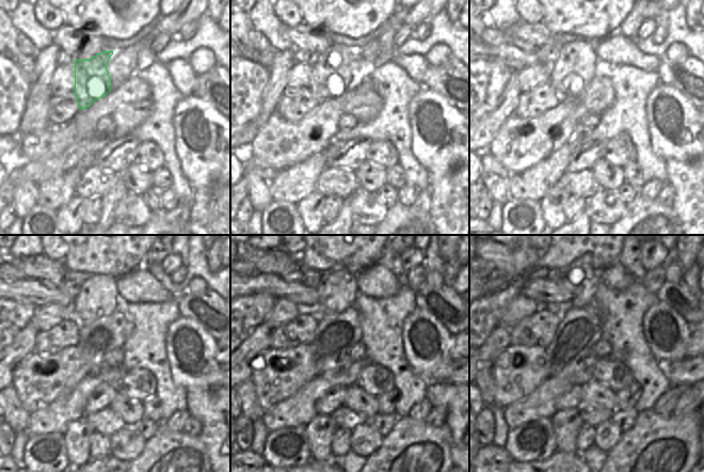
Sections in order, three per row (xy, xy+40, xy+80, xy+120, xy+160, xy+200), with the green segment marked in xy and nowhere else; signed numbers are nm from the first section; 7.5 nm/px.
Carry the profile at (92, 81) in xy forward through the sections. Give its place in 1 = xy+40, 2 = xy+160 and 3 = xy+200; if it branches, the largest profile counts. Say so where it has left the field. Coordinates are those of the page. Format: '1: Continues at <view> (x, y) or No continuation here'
1: Continues at xy+40 (332, 73)
2: Continues at xy+160 (337, 287)
3: Continues at xy+200 (581, 281).

